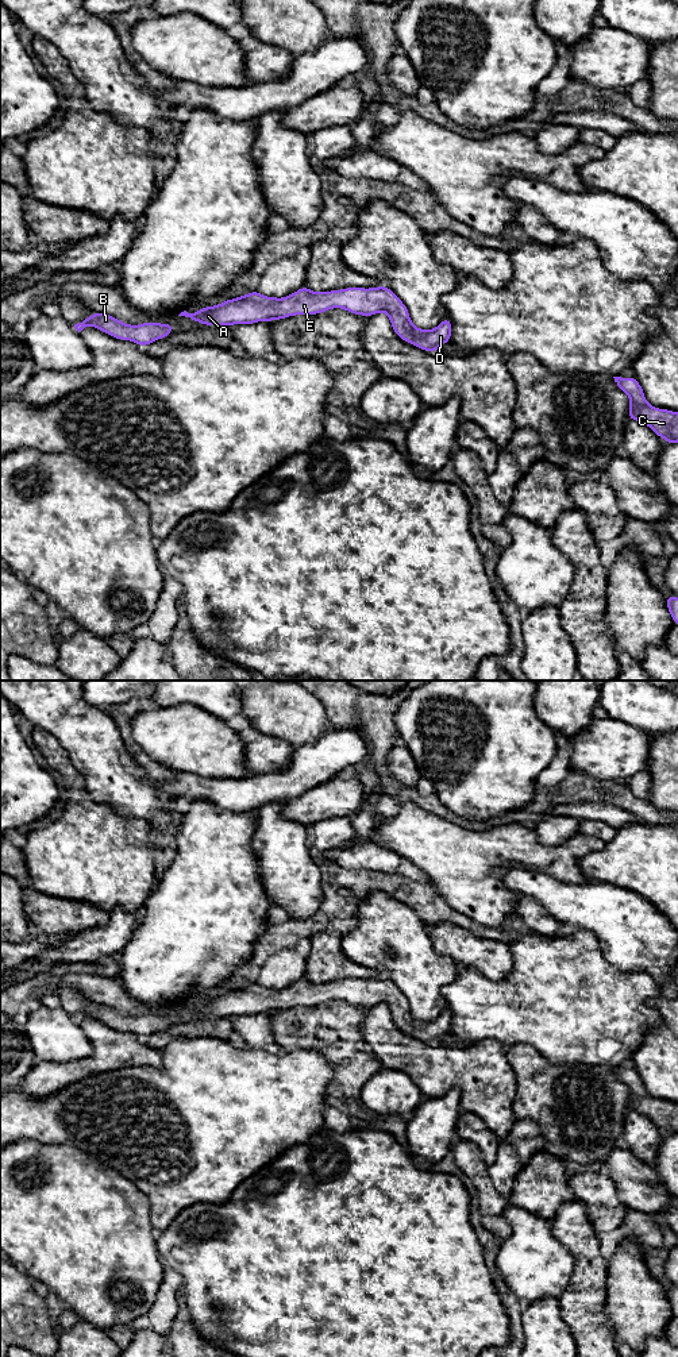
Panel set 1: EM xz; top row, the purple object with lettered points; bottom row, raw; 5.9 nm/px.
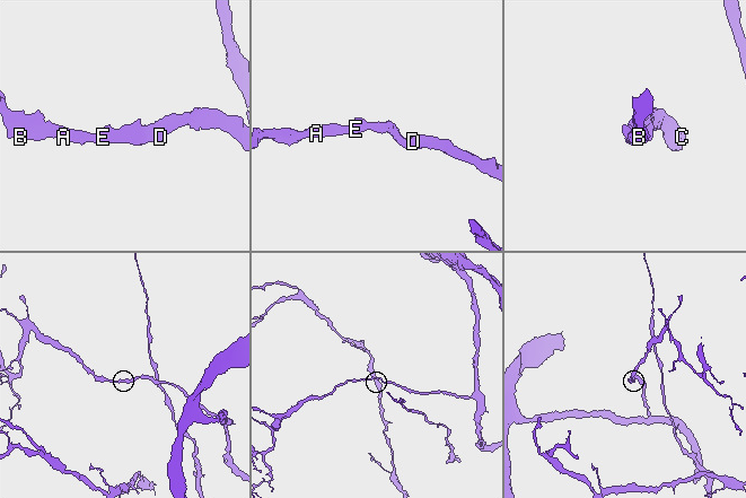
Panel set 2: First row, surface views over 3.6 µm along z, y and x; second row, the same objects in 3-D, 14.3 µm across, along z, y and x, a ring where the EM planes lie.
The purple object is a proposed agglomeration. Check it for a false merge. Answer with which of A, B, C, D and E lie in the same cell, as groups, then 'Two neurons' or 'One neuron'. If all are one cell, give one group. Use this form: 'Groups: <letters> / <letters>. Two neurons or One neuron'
Groups: A B C D E. One neuron

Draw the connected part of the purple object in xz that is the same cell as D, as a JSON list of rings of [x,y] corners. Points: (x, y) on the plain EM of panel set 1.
[[[305,976],[288,988],[276,990],[259,986],[257,982],[238,990],[223,992],[215,998],[205,998],[196,1005],[181,1003],[205,1017],[254,1015],[257,1013],[281,1011],[294,1006],[316,1006],[332,999],[342,999],[350,1005],[370,1009],[385,1003],[393,1022],[404,1032],[428,1044],[450,1033],[452,1017],[446,1009],[436,1019],[424,1022],[415,1018],[408,999],[386,978],[346,979],[331,983],[312,983]]]

